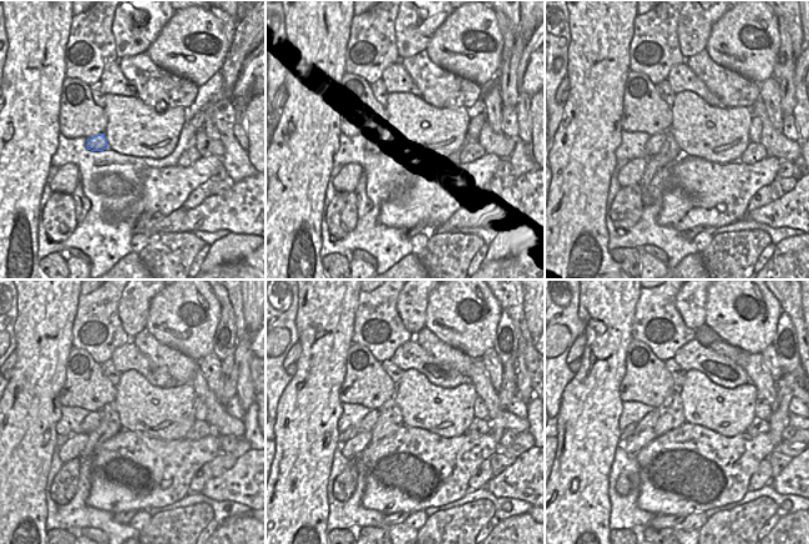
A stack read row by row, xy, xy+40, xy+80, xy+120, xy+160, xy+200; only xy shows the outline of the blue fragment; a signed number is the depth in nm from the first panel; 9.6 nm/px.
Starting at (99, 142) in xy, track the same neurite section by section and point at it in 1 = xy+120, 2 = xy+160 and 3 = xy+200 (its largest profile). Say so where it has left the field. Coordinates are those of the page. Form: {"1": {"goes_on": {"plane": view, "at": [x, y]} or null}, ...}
{"1": {"goes_on": {"plane": "xy+120", "at": [90, 423]}}, "2": {"goes_on": {"plane": "xy+160", "at": [367, 424]}}, "3": {"goes_on": {"plane": "xy+200", "at": [650, 419]}}}

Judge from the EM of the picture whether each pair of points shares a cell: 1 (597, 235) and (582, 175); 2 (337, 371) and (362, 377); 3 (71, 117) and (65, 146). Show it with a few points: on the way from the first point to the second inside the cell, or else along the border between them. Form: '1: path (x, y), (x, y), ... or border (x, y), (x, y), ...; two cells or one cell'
1: path (582, 220), (582, 190); one cell
2: border (350, 344), (340, 402); two cells
3: border (60, 134), (69, 139), (80, 136), (87, 139); two cells

